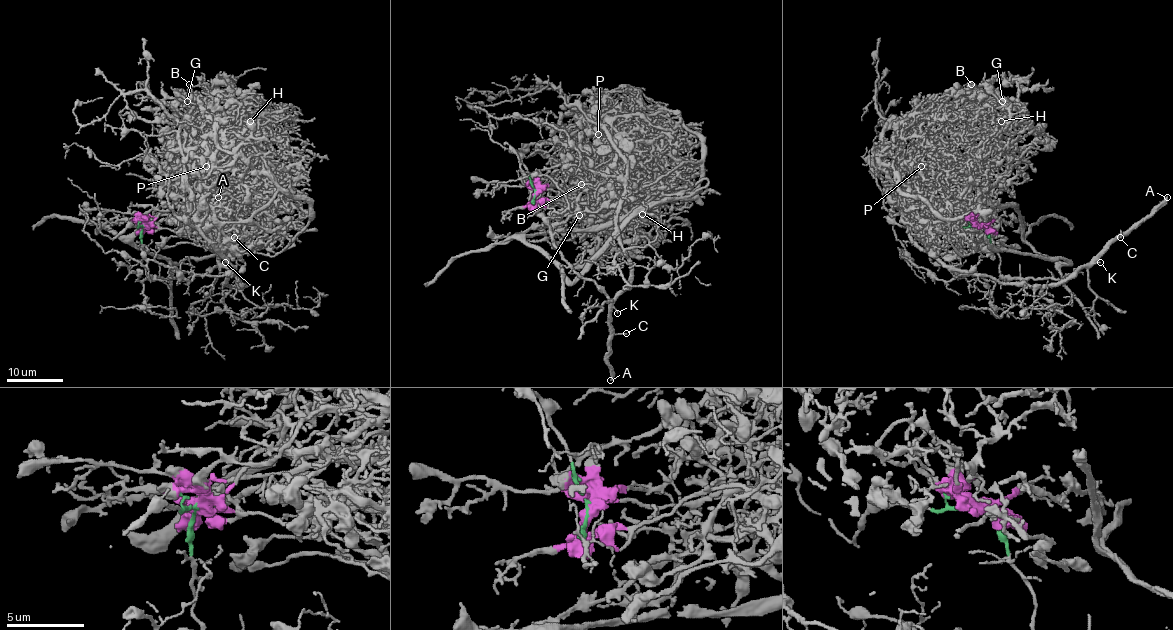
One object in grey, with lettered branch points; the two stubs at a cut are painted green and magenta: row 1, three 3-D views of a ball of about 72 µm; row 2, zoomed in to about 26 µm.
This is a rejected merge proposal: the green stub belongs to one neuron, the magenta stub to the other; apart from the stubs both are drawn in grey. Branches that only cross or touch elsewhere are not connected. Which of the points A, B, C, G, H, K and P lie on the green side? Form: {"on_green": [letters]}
{"on_green": ["A", "C", "K"]}

